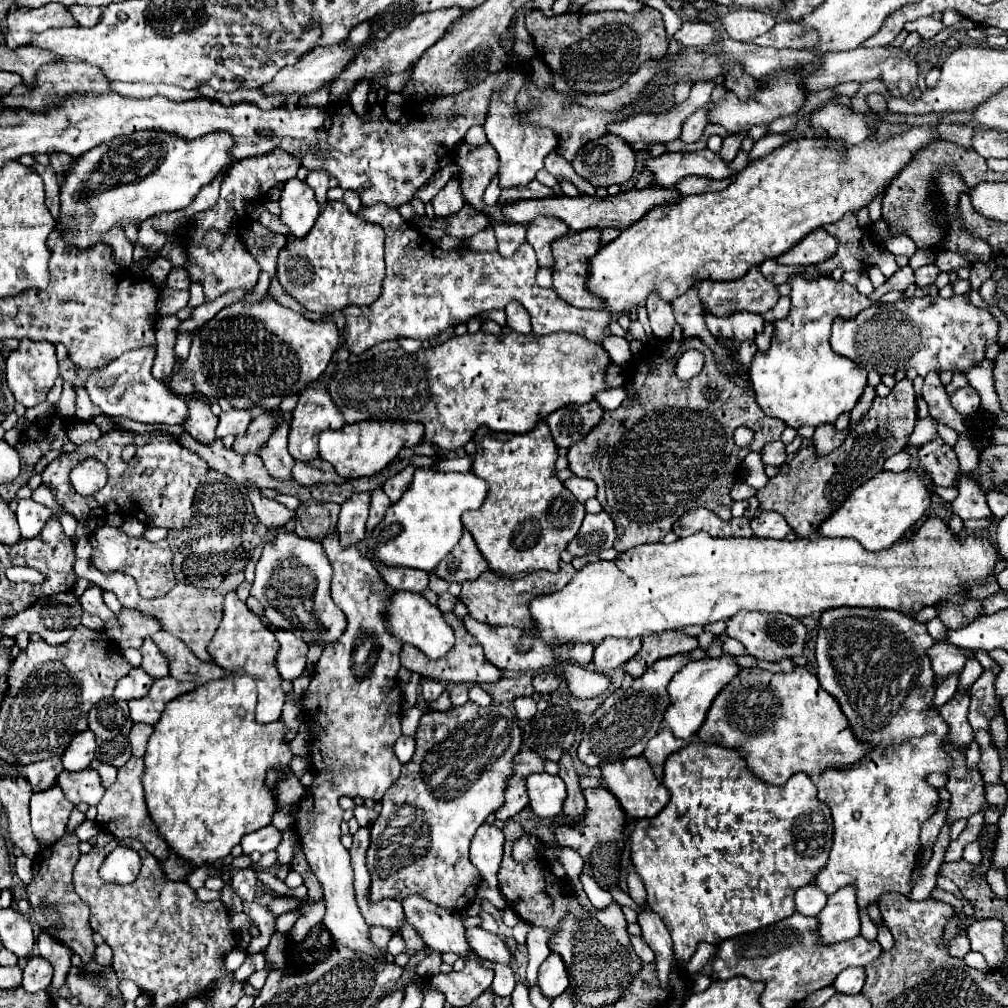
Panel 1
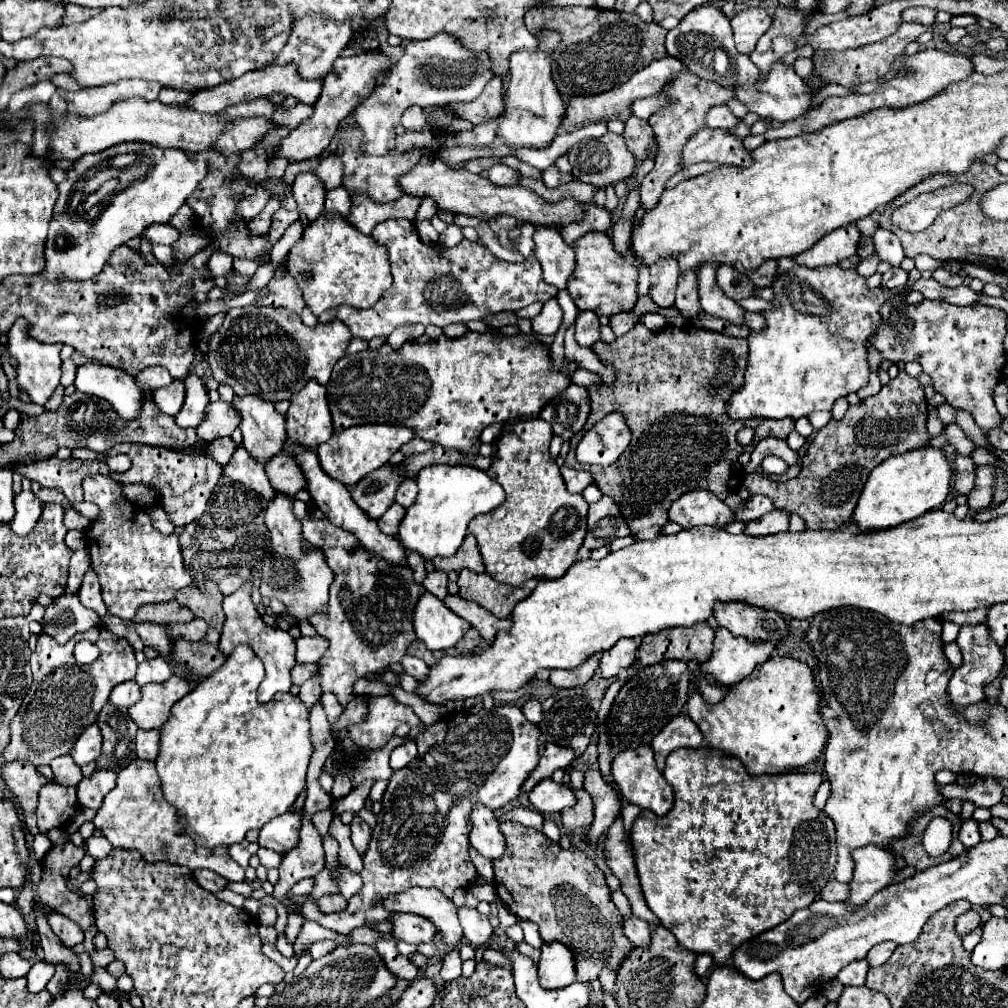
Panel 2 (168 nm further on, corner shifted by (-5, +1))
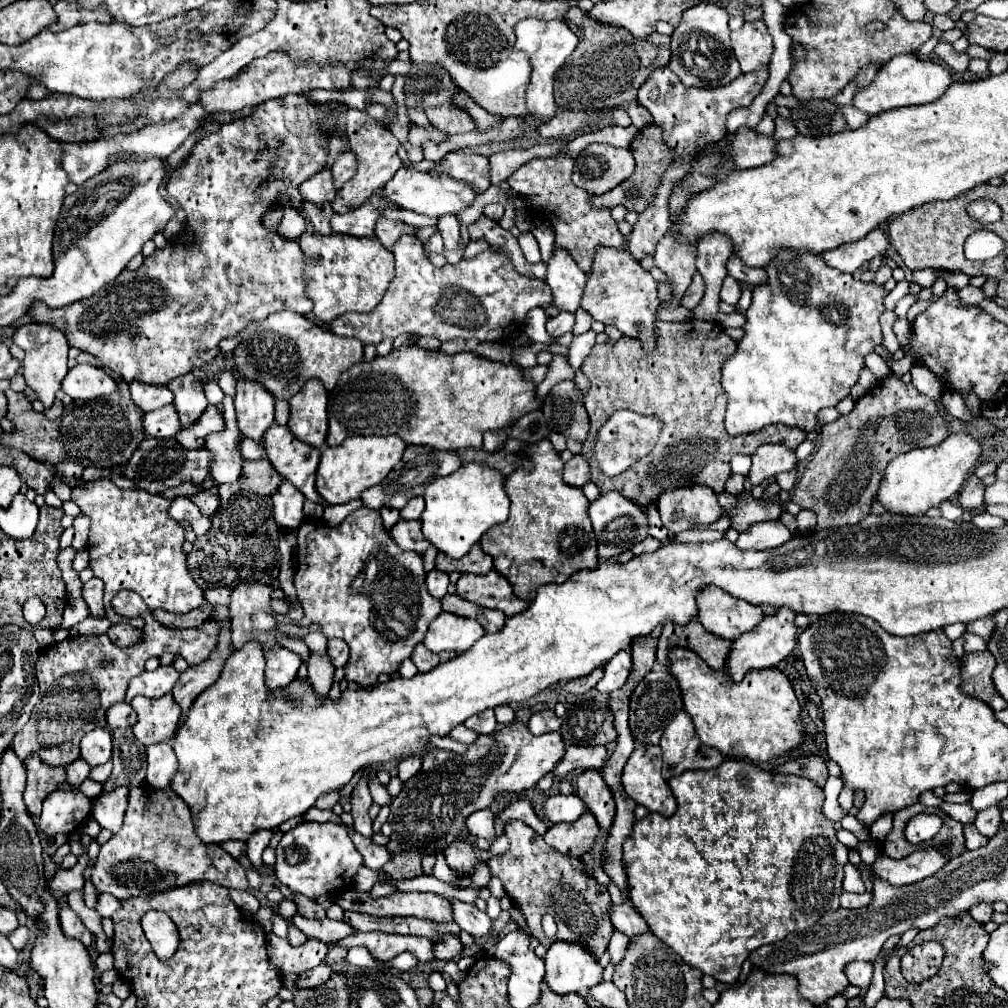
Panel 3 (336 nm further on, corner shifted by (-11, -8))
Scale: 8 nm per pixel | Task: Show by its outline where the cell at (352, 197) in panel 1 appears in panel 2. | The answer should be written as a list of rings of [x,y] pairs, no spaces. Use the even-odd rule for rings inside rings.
[[[336,187],[336,189],[326,193],[326,213],[332,213],[332,211],[336,211],[336,213],[340,213],[344,217],[350,215],[352,197],[344,187]]]

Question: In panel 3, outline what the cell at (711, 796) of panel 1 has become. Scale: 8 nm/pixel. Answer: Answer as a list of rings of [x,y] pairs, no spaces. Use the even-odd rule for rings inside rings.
[[[726,760],[722,766],[712,770],[688,770],[680,776],[670,780],[670,788],[678,802],[674,816],[664,818],[658,813],[649,813],[644,820],[634,822],[632,834],[622,844],[622,864],[626,866],[628,878],[628,900],[636,908],[636,912],[646,920],[650,932],[658,936],[664,944],[668,944],[688,966],[714,976],[718,982],[734,984],[740,976],[742,962],[748,958],[750,952],[764,944],[778,942],[792,932],[802,932],[814,926],[826,912],[840,908],[840,894],[842,894],[842,878],[844,878],[844,864],[848,862],[848,848],[838,842],[834,824],[824,816],[822,802],[824,792],[816,788],[810,780],[800,776],[784,776],[776,772],[766,772],[748,760]]]

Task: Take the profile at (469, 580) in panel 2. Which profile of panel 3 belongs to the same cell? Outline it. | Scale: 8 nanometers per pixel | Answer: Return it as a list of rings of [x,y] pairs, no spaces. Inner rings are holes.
[[[494,570],[484,576],[462,574],[456,588],[458,588],[460,598],[484,608],[502,610],[506,616],[520,614],[522,610],[528,608],[528,602],[516,598],[510,582],[506,582],[506,578],[502,578]]]

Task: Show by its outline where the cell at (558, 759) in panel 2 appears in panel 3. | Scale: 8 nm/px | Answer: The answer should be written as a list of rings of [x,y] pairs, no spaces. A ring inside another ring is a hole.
[[[570,746],[566,750],[566,756],[562,758],[562,762],[558,762],[558,766],[554,768],[554,776],[558,776],[560,780],[572,772],[572,770],[586,770],[586,768],[602,768],[604,760],[608,756],[608,748],[606,746]]]

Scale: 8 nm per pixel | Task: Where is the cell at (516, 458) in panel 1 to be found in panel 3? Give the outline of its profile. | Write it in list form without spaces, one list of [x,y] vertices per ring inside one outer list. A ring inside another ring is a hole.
[[[544,438],[542,442],[530,444],[524,450],[524,454],[534,462],[534,470],[530,472],[518,470],[506,478],[506,492],[512,502],[510,516],[504,524],[498,524],[488,532],[484,532],[480,538],[480,544],[482,544],[482,550],[492,556],[494,570],[512,584],[514,594],[518,594],[518,598],[522,600],[532,602],[538,586],[550,584],[550,582],[562,584],[578,570],[584,570],[584,568],[594,570],[598,566],[598,552],[596,552],[596,538],[590,526],[590,518],[586,514],[586,506],[590,502],[584,496],[582,488],[570,486],[562,480],[564,462],[560,460],[560,454],[554,450],[552,442]]]

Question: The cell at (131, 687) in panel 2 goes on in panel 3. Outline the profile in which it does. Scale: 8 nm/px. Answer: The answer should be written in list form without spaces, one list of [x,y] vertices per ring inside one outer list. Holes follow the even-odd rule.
[[[118,702],[118,704],[110,706],[110,710],[106,712],[106,722],[108,722],[110,730],[130,728],[130,726],[134,726],[134,720],[136,720],[136,714],[128,702]]]

